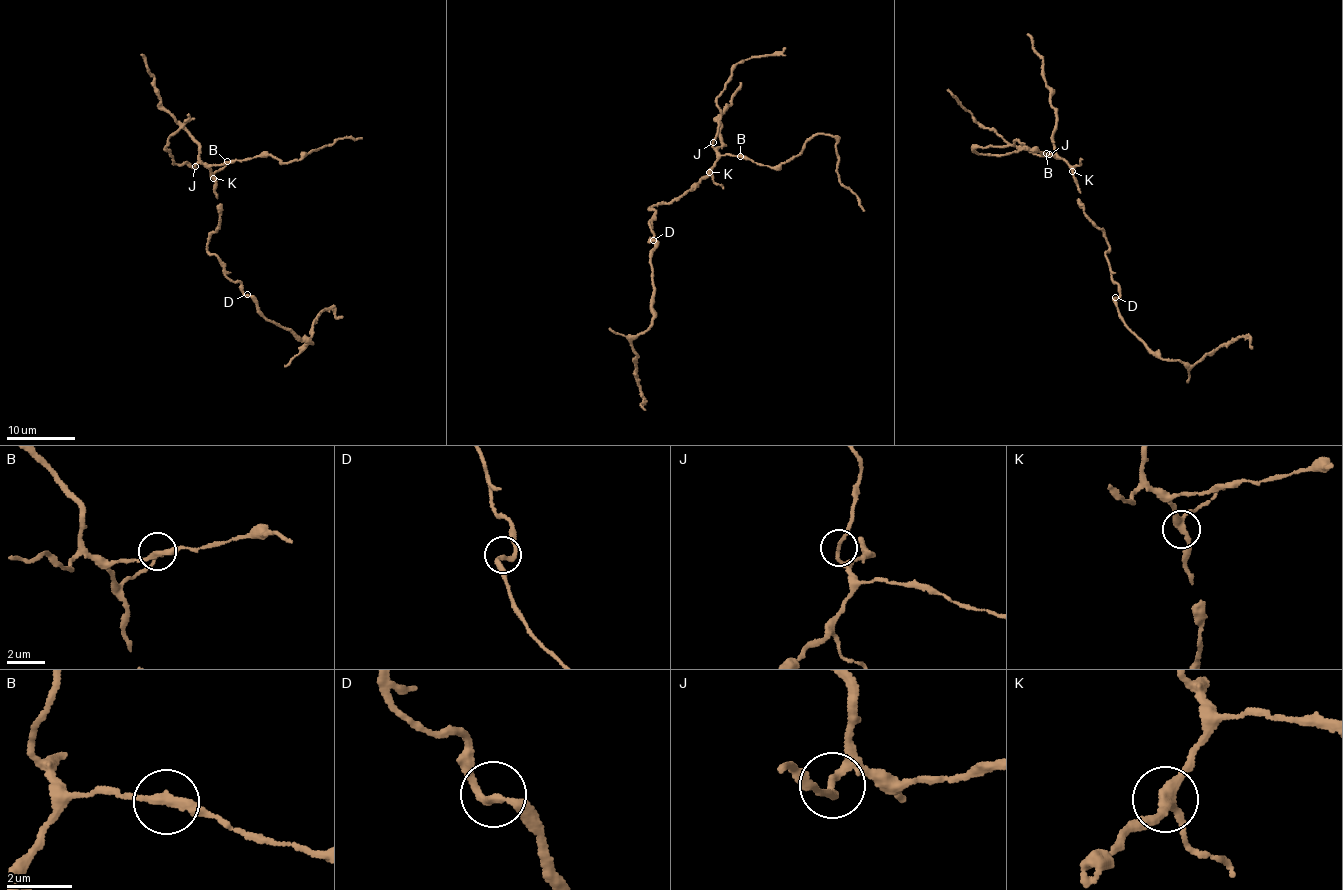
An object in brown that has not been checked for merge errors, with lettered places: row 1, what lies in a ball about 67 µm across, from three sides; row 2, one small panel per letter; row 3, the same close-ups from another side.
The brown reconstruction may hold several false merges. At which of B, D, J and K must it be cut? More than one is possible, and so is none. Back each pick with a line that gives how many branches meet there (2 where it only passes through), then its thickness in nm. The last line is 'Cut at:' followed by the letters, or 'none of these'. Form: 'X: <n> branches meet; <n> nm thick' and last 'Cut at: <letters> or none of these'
Cut at: none of these

